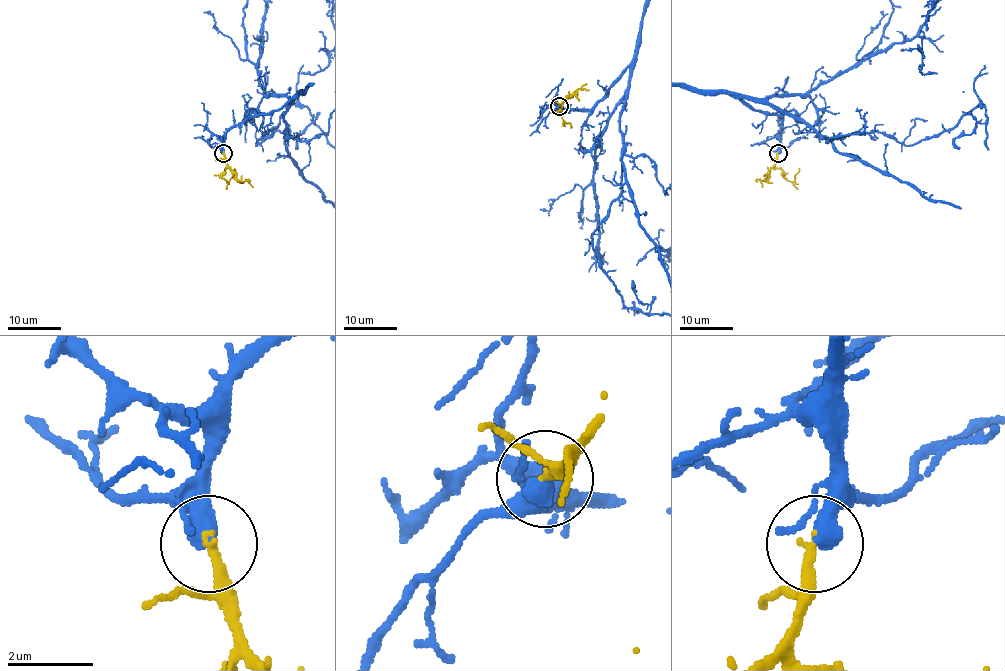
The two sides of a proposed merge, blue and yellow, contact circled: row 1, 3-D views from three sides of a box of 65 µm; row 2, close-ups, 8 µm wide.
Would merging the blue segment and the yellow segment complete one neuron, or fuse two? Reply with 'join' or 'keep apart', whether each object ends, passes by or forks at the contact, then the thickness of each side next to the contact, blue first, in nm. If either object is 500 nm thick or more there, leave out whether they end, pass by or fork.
join; blue passes by; yellow ends; calibres 360 and 240 nm

